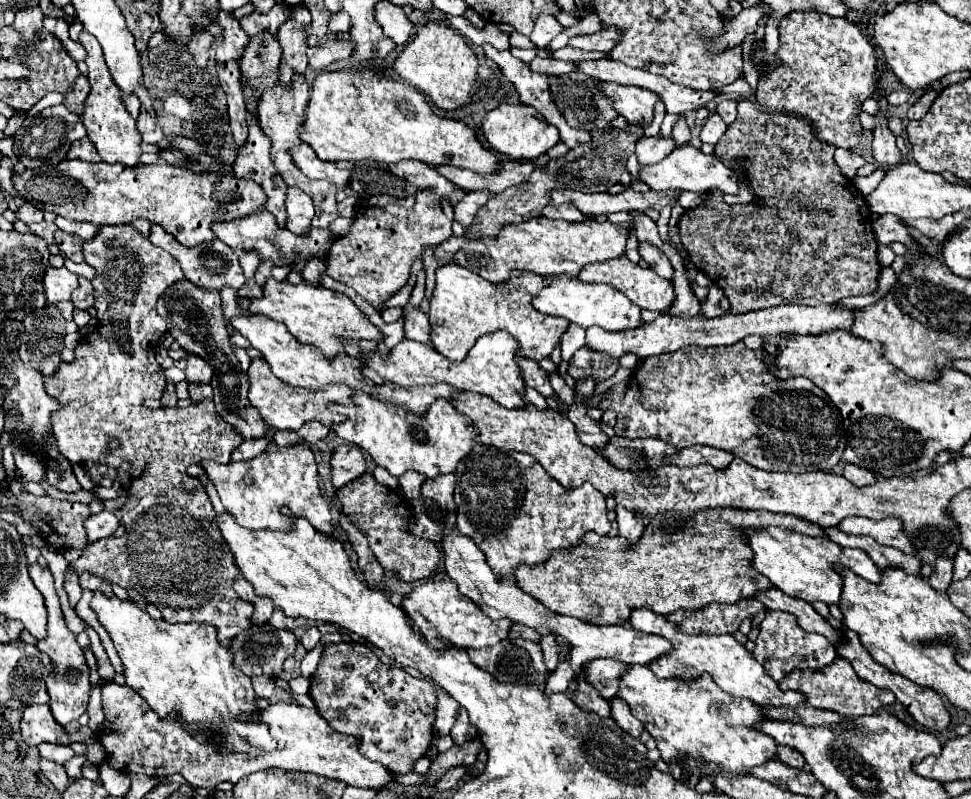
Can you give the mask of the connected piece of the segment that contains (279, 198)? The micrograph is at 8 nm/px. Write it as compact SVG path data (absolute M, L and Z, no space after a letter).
M259 123L255 127L249 125L247 145L245 149L241 149L241 155L233 165L233 173L255 181L265 191L265 209L275 215L279 227L285 227L287 185L275 171L275 167L271 167L271 141L267 139L267 135L263 135L263 131L259 131Z

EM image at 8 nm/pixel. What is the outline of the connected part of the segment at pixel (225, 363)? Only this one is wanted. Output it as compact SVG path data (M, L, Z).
M179 279L171 287L167 287L167 291L159 297L157 313L167 319L167 331L187 353L199 355L211 365L211 369L213 369L211 387L213 387L213 401L215 401L217 413L223 419L227 419L227 423L237 427L237 431L243 435L243 439L263 437L265 427L263 427L263 421L259 419L259 411L255 411L255 407L247 399L247 391L249 391L247 375L243 373L243 369L233 353L233 345L229 341L219 291L203 289L195 283L191 283L189 279Z

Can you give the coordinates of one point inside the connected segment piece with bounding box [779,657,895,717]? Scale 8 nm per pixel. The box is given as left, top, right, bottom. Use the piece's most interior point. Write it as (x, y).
(836, 688)

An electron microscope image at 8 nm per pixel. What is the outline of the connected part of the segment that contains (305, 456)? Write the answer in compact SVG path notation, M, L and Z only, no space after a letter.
M303 439L293 447L285 447L281 451L265 451L249 461L229 461L223 465L217 461L201 459L199 465L215 485L225 509L235 515L241 527L287 531L291 529L293 521L279 515L279 507L287 505L295 517L305 517L317 531L327 535L333 531L329 505L319 491L315 455Z

